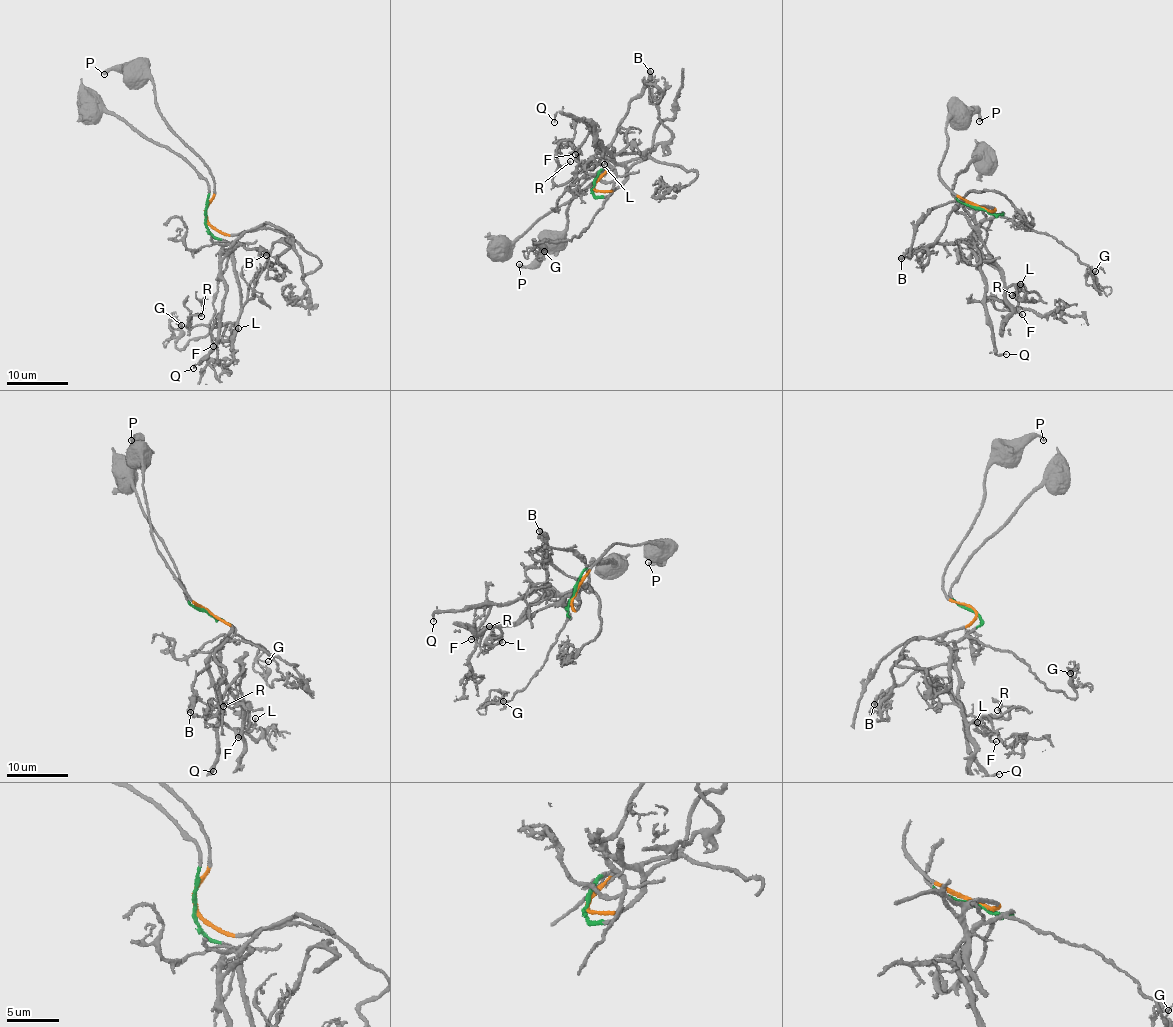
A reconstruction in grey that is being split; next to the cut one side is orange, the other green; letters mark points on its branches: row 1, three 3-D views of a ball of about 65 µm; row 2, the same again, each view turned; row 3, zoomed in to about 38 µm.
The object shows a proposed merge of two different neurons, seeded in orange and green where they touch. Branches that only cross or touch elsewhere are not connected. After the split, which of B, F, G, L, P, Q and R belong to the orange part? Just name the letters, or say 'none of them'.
L, P, R

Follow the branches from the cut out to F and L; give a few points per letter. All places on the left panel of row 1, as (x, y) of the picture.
F: (205, 217), (216, 237), (232, 243), (223, 246), (221, 262), (225, 296), (211, 333), (217, 344), (212, 346)
L: (205, 217), (224, 233), (241, 236), (232, 249), (240, 314), (231, 339), (239, 328)

